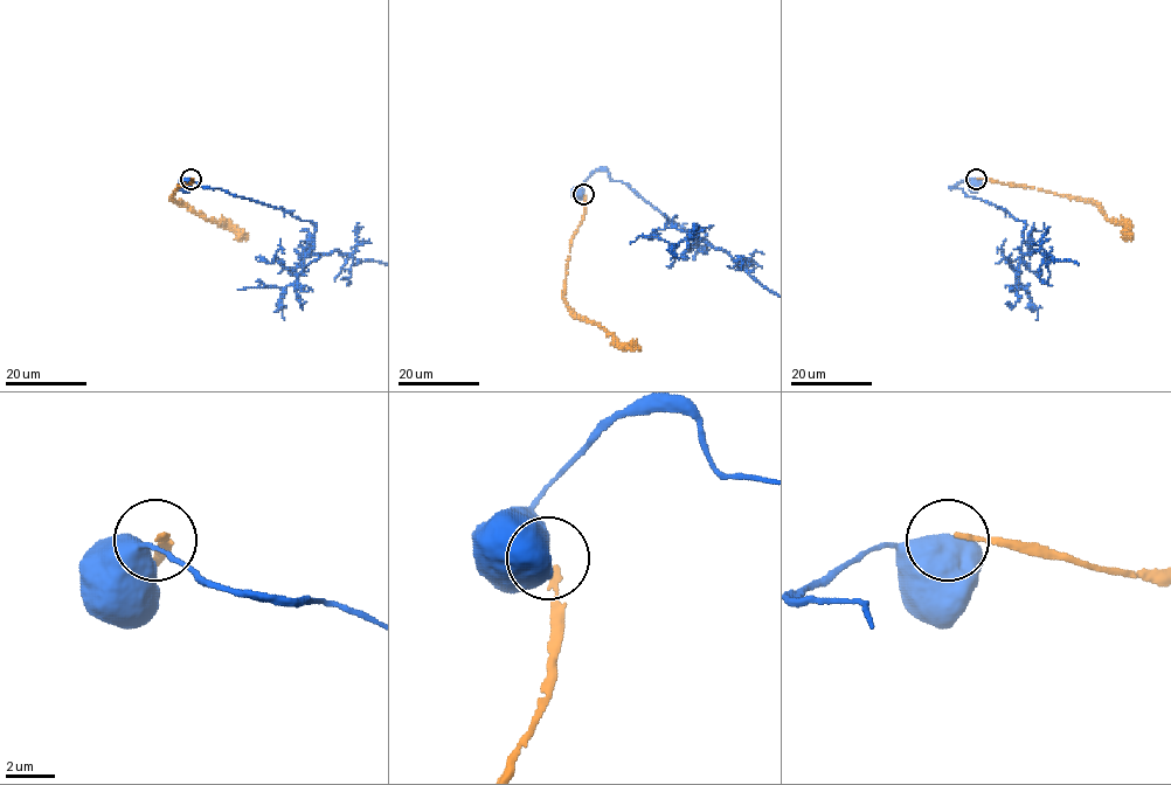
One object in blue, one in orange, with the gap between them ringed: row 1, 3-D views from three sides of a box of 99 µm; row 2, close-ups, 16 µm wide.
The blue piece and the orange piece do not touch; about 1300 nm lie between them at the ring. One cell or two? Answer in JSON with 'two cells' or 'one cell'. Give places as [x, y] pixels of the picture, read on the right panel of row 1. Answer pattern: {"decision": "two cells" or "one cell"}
{"decision": "two cells"}

